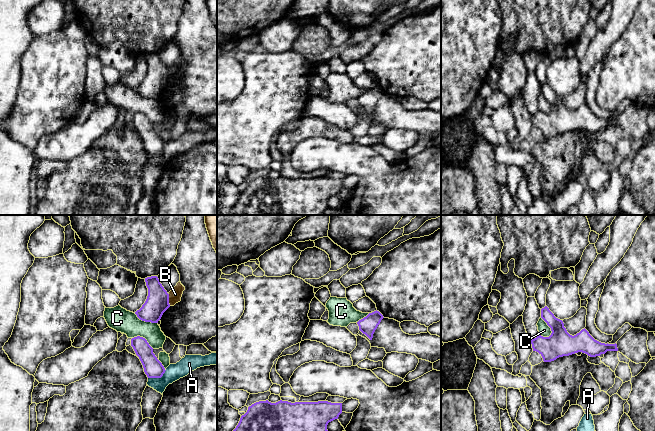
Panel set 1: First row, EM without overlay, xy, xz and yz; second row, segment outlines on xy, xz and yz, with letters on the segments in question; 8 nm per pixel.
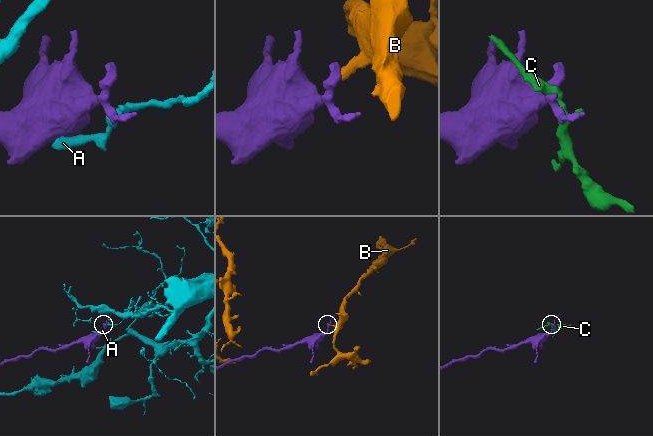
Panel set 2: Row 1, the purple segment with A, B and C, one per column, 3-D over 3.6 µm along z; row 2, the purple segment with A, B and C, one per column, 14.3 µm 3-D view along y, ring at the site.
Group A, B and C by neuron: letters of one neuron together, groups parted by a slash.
A / B / C

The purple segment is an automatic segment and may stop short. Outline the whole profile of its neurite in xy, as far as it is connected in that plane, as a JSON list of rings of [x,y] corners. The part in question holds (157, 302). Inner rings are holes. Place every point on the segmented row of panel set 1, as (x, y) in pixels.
[[[157,276],[145,278],[148,296],[142,307],[135,312],[145,322],[158,323],[163,313],[170,307],[169,294]]]

